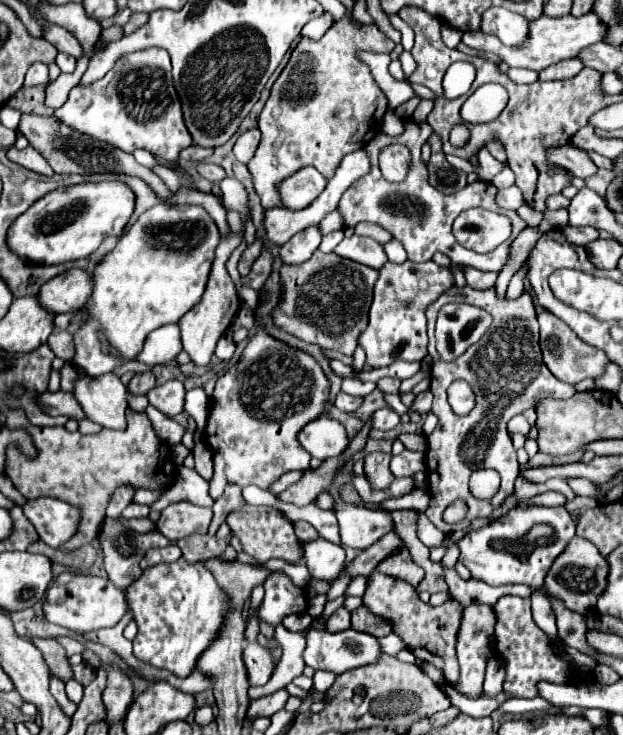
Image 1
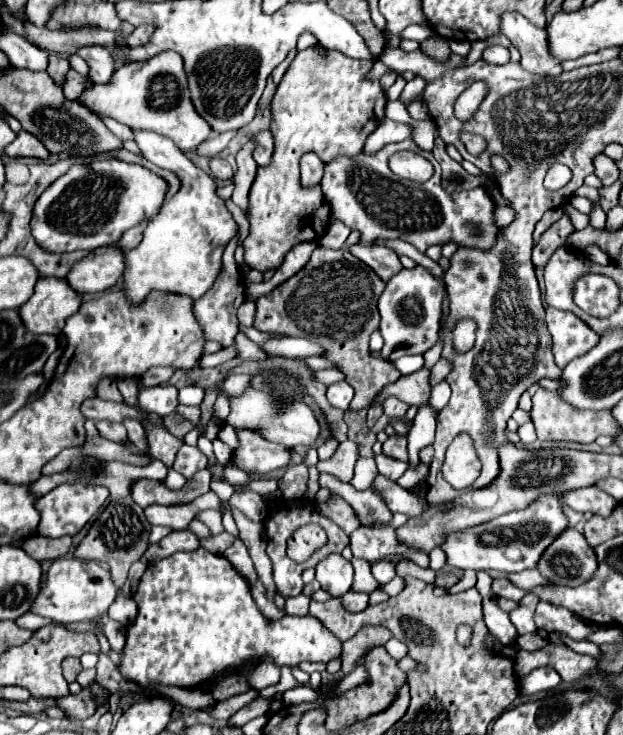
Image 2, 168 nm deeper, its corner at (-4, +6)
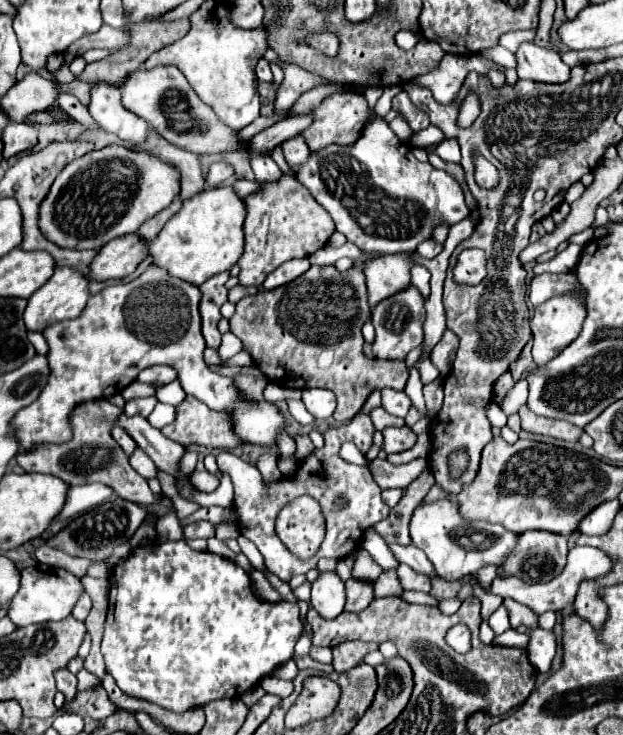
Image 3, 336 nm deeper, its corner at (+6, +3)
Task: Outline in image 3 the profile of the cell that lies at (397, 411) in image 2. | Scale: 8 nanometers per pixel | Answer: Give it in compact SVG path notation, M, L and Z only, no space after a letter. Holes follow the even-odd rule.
M382 388L382 408L386 408L386 412L404 418L408 414L410 406L412 406L412 402L404 392Z

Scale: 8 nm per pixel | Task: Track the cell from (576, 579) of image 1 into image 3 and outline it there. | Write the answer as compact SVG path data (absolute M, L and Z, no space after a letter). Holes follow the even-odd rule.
M528 530L502 564L508 576L518 576L526 582L548 582L566 566L568 540L544 530Z

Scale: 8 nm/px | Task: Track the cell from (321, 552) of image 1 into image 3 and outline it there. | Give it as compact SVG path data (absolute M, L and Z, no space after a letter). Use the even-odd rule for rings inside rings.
M336 572L320 574L316 582L312 582L312 598L310 606L326 620L332 620L344 610L346 594L344 594L344 582L336 576Z

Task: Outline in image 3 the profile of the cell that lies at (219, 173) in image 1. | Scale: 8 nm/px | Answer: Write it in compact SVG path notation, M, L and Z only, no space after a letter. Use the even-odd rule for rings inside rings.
M216 162L216 164L210 166L206 184L208 184L208 186L218 186L218 184L222 184L224 180L228 180L232 174L234 174L234 168L232 168L230 164L226 164L226 162Z

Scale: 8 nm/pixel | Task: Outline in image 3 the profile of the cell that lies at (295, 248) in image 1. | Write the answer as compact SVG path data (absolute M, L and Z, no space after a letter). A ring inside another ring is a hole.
M296 258L296 260L288 260L286 264L282 264L280 268L276 268L264 282L264 290L274 290L278 286L284 286L292 280L296 280L298 276L302 276L302 272L306 272L310 268L308 258Z

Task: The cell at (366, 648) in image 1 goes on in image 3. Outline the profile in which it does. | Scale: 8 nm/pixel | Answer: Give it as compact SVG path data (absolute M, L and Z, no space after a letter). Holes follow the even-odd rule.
M156 540L150 546L138 546L134 548L122 564L112 568L110 574L110 606L108 606L108 616L106 616L106 628L104 628L104 640L102 640L102 654L106 660L106 670L114 676L116 684L120 686L122 692L154 702L166 710L172 712L186 712L196 706L204 706L212 700L222 700L222 698L240 698L246 690L256 686L262 676L270 676L280 664L288 662L294 654L294 644L300 638L302 626L298 618L298 606L290 602L280 602L280 604L270 604L262 602L256 598L250 582L250 574L240 568L236 562L220 558L210 552L196 552L192 550L184 540L180 542L160 542Z

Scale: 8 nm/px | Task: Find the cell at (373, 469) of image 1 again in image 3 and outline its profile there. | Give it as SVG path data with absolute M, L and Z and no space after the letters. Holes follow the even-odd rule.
M400 426L400 428L386 428L382 430L384 434L384 452L392 454L392 452L404 452L408 448L414 446L416 442L416 434L408 428L408 426Z

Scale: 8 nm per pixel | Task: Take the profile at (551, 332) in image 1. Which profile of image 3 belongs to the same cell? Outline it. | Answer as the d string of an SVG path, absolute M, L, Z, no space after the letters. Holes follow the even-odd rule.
M578 288L578 292L566 292L562 296L554 296L546 300L546 304L536 306L530 318L530 328L532 328L532 338L534 338L534 346L532 346L534 362L542 366L550 362L556 354L560 354L580 334L584 318L586 318L586 298L584 298L582 288Z

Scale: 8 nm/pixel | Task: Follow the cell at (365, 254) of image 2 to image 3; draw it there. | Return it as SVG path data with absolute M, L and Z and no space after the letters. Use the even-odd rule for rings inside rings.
M416 252L400 256L384 256L370 260L366 264L366 282L368 282L368 304L374 308L378 302L406 290L410 282L410 268L414 266Z

